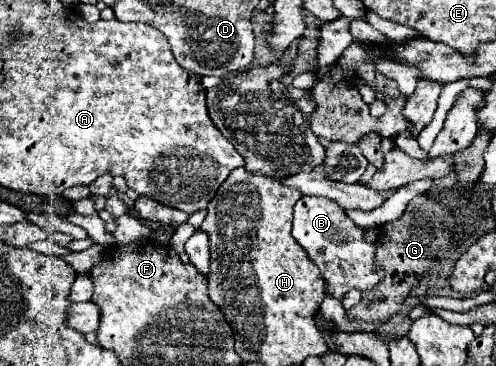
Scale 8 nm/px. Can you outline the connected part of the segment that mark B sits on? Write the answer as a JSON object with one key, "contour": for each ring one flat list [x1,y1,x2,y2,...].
{"contour":[[310,195,300,197,294,209,292,237,314,261,324,281,326,295,332,295,334,299,344,299,344,295,352,289,362,293,372,291,384,277,384,269,376,259,376,245,364,239,364,229,354,225,336,201]]}

